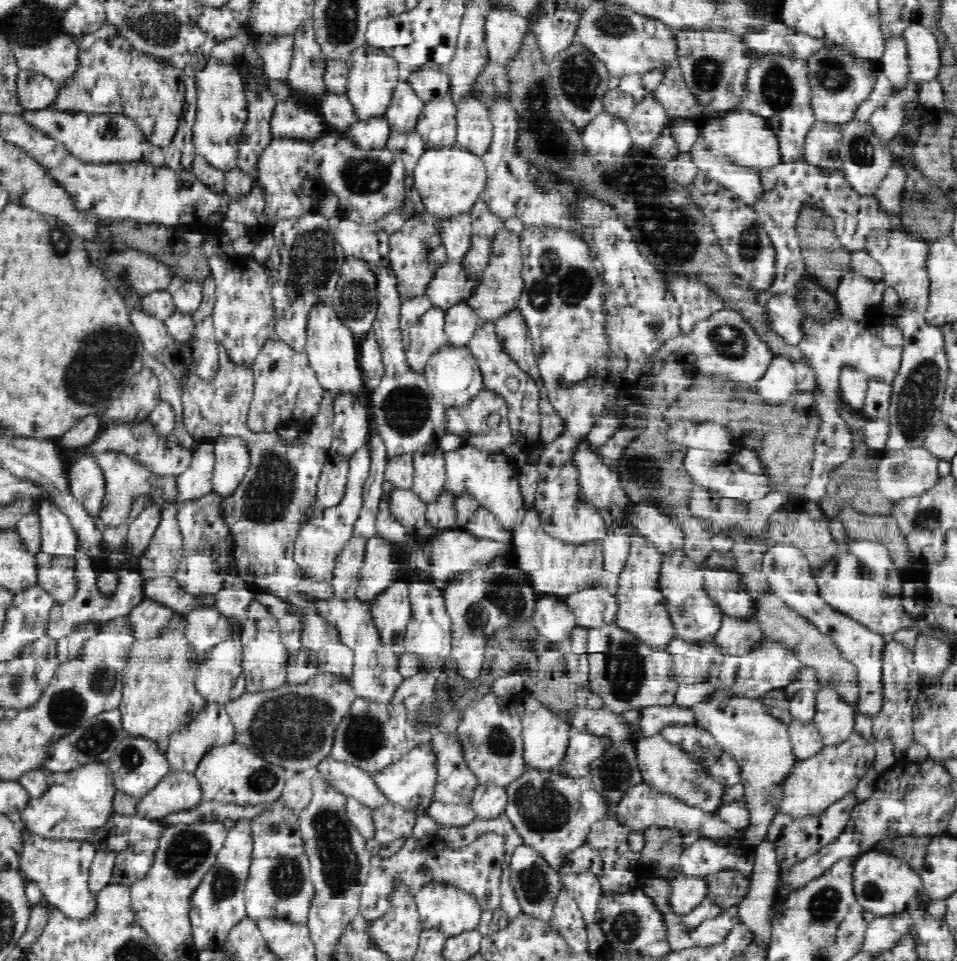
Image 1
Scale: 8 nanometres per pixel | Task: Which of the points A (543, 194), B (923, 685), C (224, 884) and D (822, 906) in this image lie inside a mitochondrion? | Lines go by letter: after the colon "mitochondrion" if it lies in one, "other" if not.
A: mitochondrion
B: other
C: mitochondrion
D: mitochondrion

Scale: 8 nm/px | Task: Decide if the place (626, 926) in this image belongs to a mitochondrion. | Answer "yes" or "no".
yes

